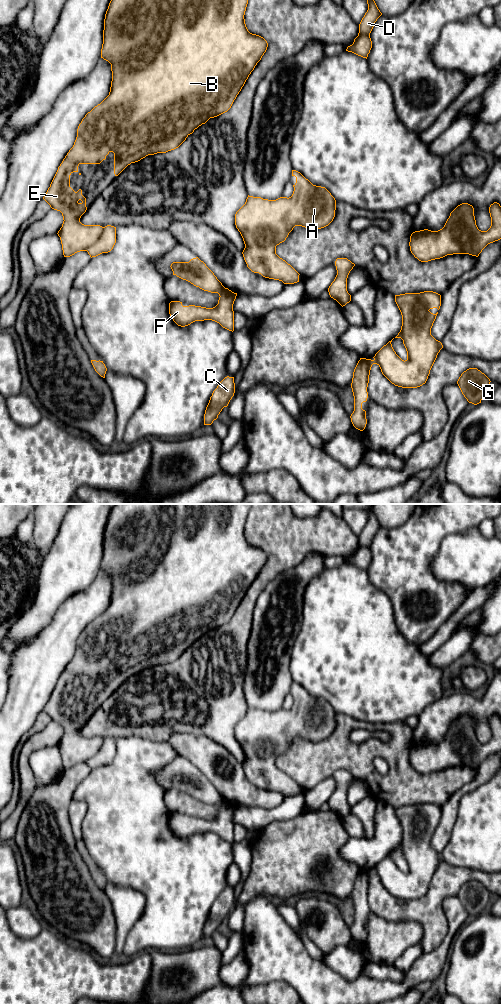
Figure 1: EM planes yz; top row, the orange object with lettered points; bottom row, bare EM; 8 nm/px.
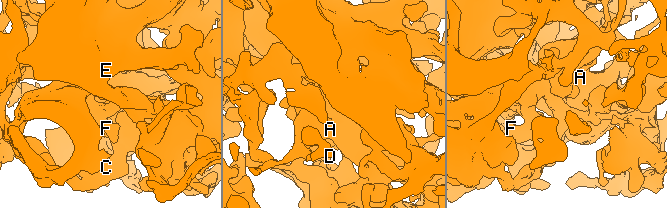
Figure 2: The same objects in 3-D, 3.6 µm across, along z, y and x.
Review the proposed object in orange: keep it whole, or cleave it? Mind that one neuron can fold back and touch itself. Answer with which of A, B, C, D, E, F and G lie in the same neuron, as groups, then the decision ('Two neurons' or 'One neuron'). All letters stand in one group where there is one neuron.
Groups: A B C D E F G. One neuron

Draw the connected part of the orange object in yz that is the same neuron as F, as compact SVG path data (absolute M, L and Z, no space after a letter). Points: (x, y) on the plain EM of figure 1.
M198 769L189 774L173 774L173 787L186 792L196 799L211 805L218 805L218 816L213 820L189 817L183 818L180 813L169 815L169 826L173 833L181 839L195 833L212 832L223 840L234 843L233 816L237 805L225 800L214 785Z

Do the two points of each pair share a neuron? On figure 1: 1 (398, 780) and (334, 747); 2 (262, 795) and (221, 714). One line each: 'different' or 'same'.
1: same
2: different

